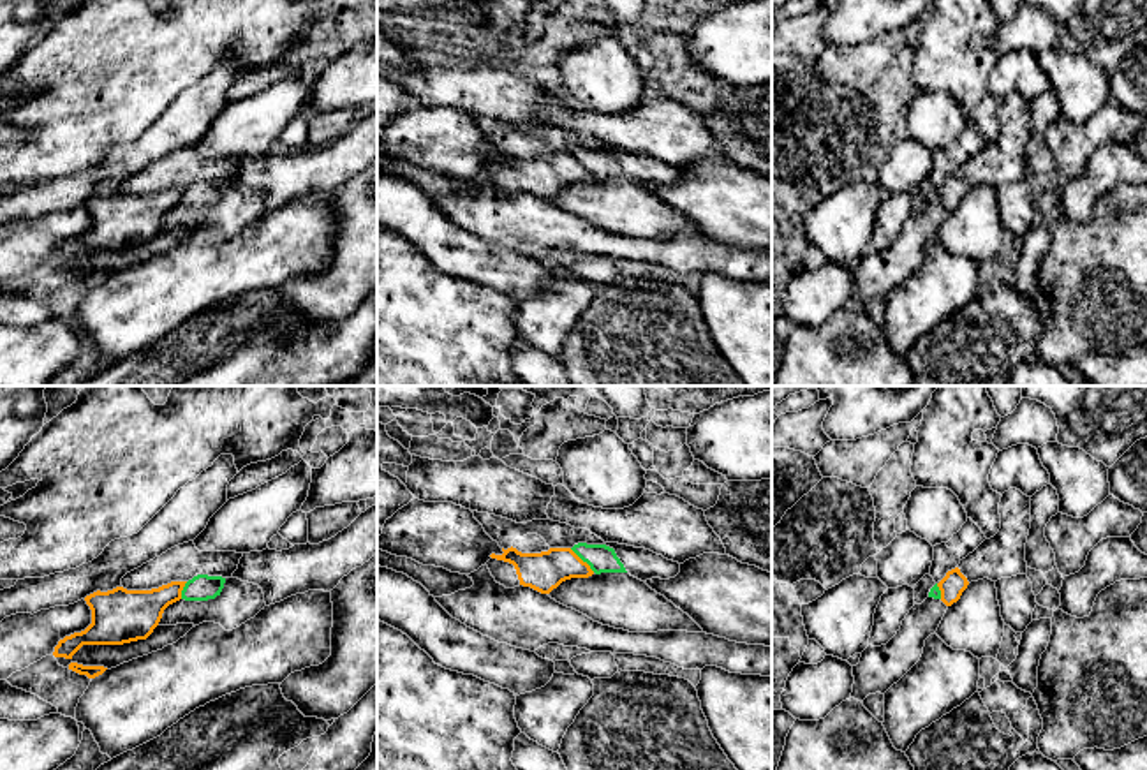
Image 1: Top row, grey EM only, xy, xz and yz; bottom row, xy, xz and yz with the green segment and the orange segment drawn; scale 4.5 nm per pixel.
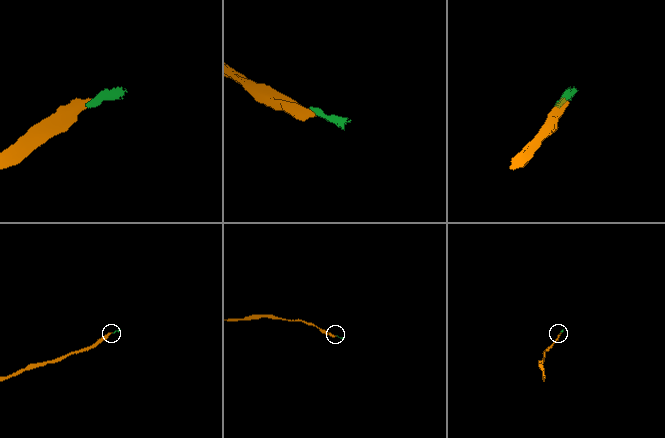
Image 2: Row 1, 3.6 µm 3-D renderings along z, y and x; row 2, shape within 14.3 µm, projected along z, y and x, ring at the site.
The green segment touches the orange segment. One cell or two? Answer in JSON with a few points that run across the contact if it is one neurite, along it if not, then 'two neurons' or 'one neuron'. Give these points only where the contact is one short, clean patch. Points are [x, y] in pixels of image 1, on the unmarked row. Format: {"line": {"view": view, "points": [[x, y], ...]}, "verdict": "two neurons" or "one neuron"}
{"line": {"view": "xz", "points": [[569, 154], [594, 177]]}, "verdict": "two neurons"}

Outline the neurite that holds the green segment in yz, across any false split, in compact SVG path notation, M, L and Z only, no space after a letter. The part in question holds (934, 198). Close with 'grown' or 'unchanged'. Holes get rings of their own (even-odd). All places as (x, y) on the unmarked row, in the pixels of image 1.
M936 189L929 203L909 215L900 234L886 250L869 250L862 257L860 268L853 271L851 303L863 307L869 300L884 300L897 289L920 266L925 245L936 240L946 215Z; grown

